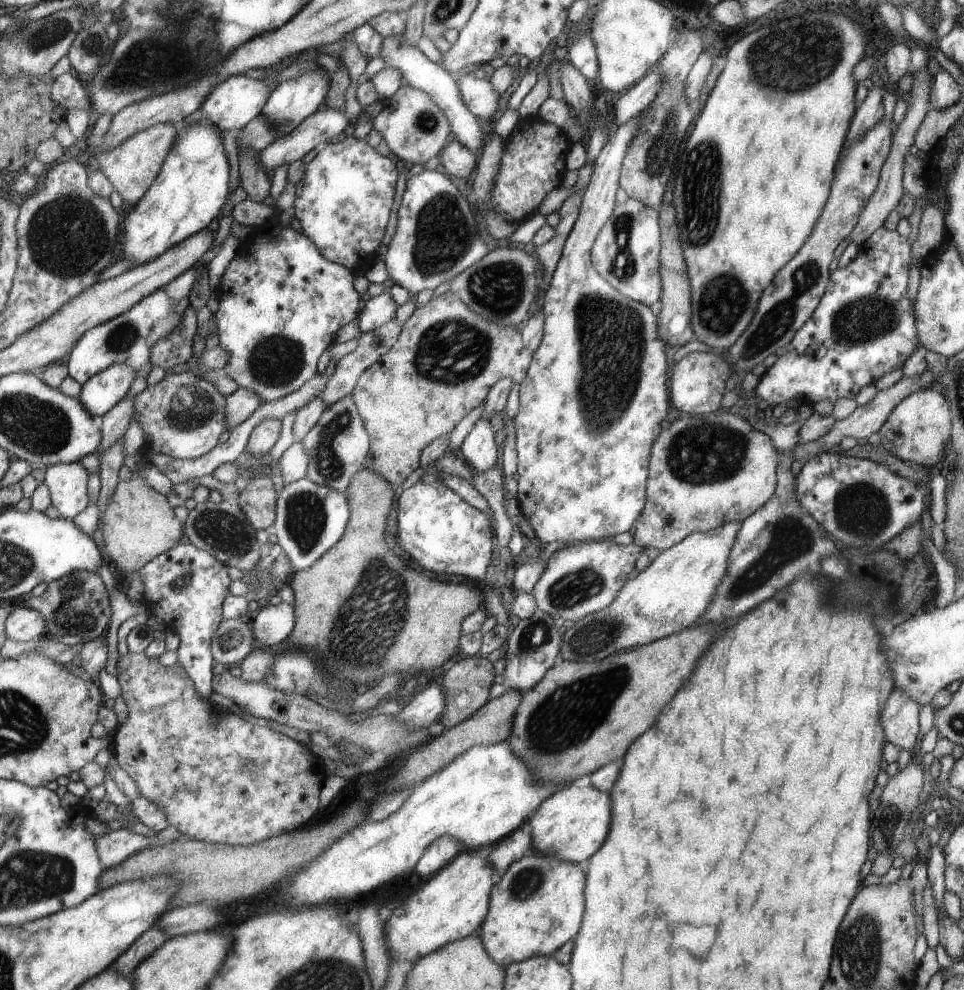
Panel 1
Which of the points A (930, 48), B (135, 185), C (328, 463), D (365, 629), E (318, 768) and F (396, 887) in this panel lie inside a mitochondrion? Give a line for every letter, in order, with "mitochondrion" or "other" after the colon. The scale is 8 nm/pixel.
A: other
B: other
C: mitochondrion
D: mitochondrion
E: other
F: other

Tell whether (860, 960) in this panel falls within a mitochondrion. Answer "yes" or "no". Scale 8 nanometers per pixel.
yes

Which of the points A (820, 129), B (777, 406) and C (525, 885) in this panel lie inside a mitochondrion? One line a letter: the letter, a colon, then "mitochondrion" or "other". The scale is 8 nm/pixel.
A: other
B: other
C: mitochondrion

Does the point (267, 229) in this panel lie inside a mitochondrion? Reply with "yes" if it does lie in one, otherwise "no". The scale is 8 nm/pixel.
no

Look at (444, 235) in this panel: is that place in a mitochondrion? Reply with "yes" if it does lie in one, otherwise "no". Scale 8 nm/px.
yes

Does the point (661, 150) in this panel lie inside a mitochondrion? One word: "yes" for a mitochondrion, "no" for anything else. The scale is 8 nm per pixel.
yes

